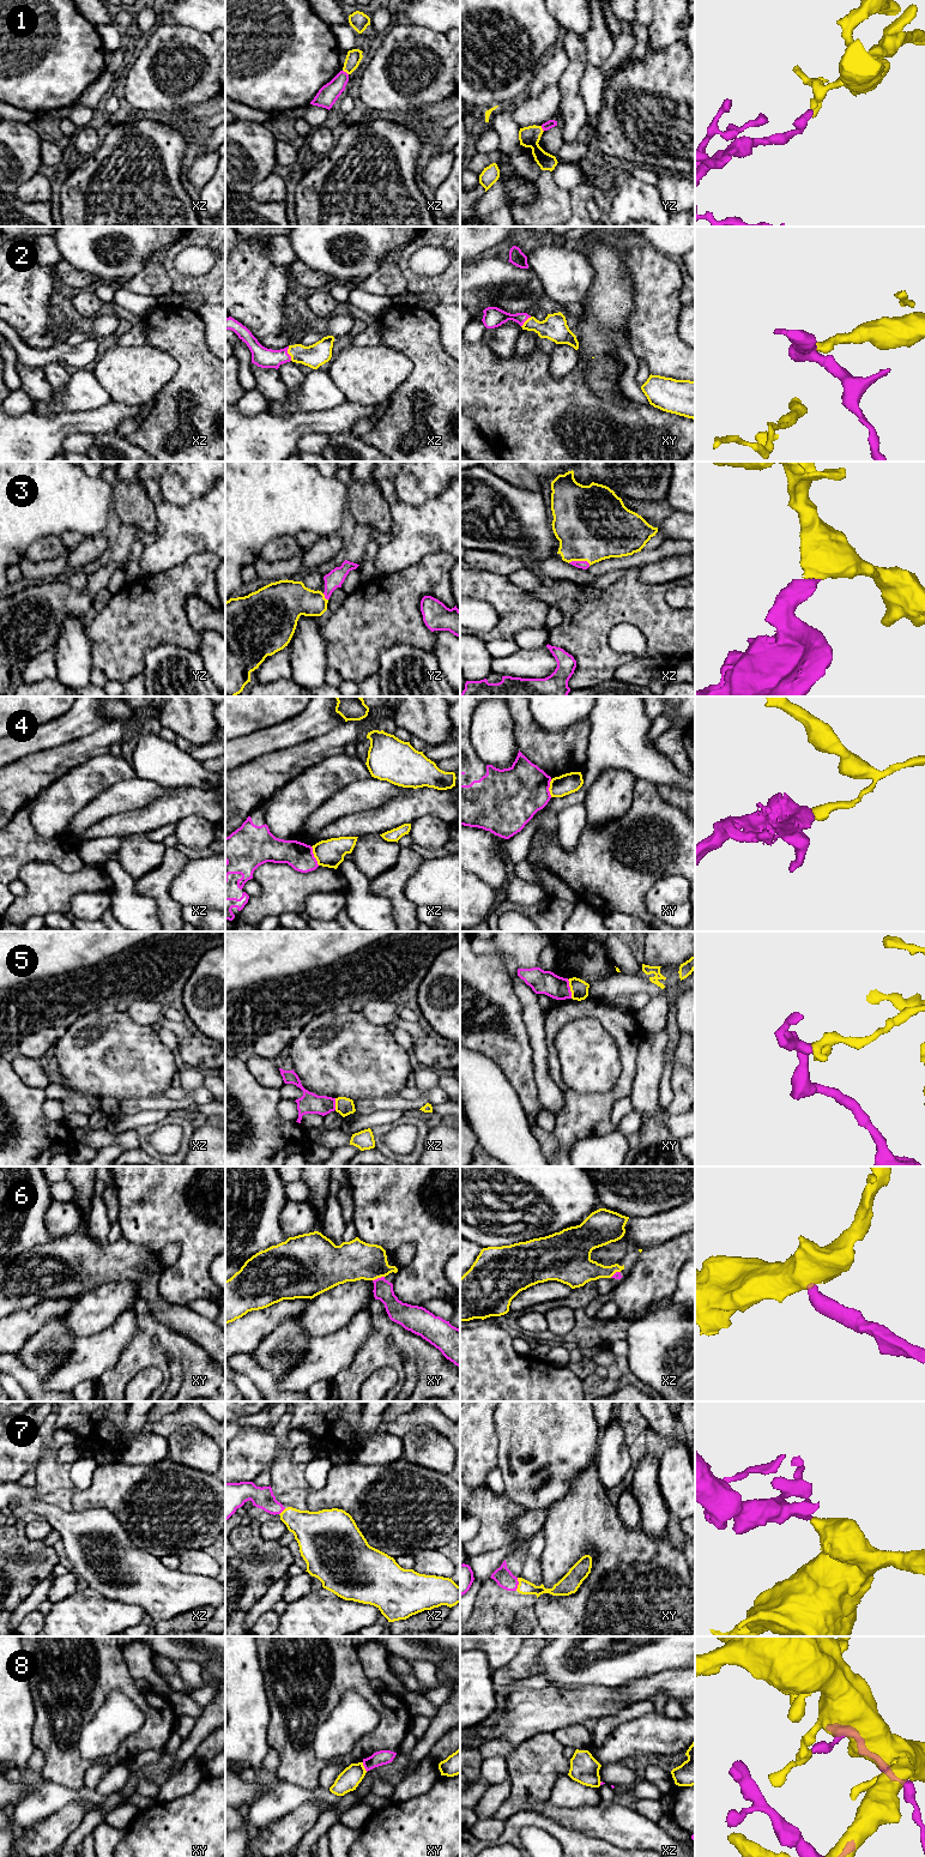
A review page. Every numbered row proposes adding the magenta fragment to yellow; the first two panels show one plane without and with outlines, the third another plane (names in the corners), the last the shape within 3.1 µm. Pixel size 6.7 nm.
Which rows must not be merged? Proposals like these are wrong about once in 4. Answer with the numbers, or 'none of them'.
1, 4, 5, 8

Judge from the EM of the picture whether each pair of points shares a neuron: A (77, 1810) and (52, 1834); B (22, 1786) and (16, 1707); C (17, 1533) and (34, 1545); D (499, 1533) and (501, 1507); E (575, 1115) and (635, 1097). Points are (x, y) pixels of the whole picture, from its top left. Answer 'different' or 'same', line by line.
A: same
B: different
C: same
D: same
E: different

